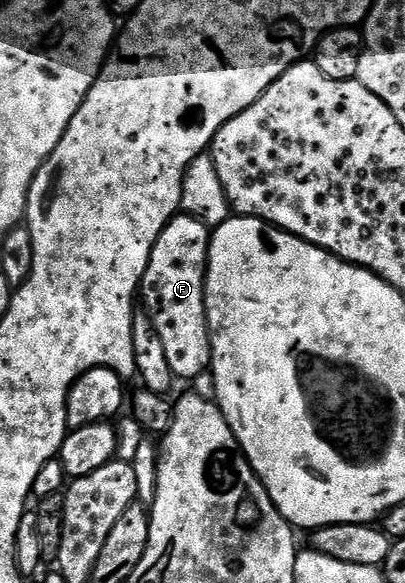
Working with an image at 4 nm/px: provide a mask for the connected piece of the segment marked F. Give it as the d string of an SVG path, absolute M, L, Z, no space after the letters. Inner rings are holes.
M174 215L161 237L157 237L157 245L153 245L147 272L143 275L144 284L155 286L155 332L165 348L169 369L173 369L179 381L194 381L201 373L211 370L211 330L205 305L211 233L212 228L193 215Z

